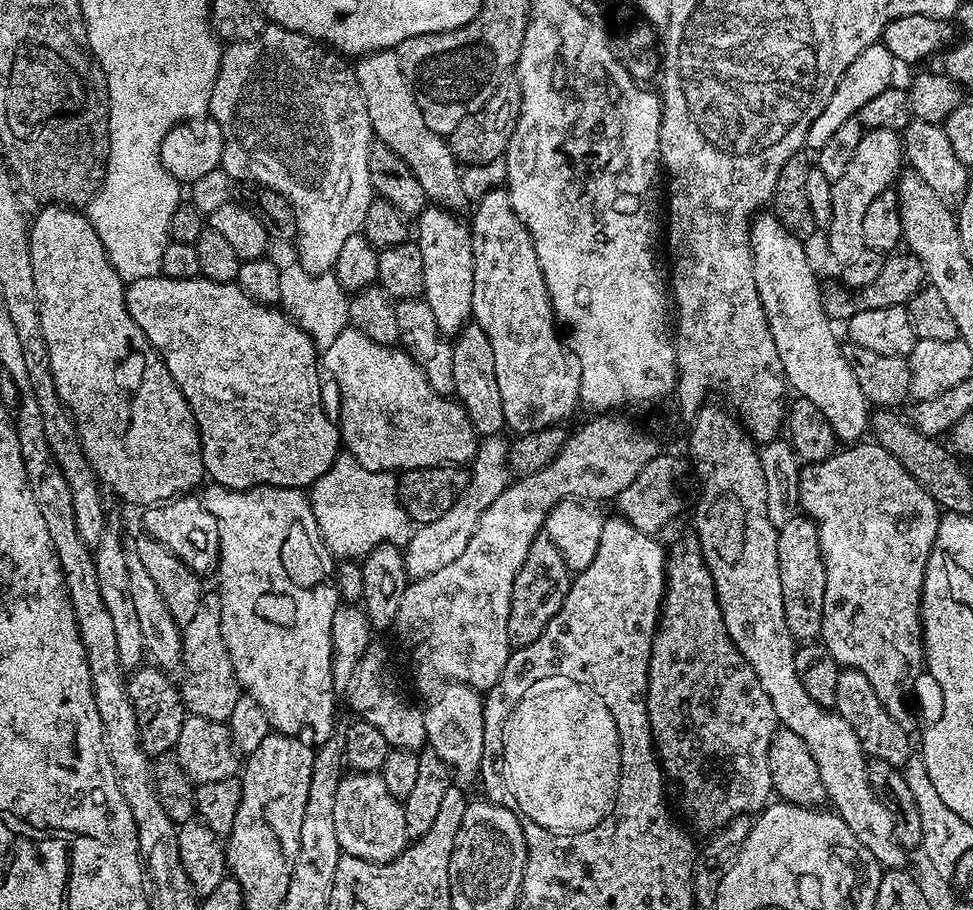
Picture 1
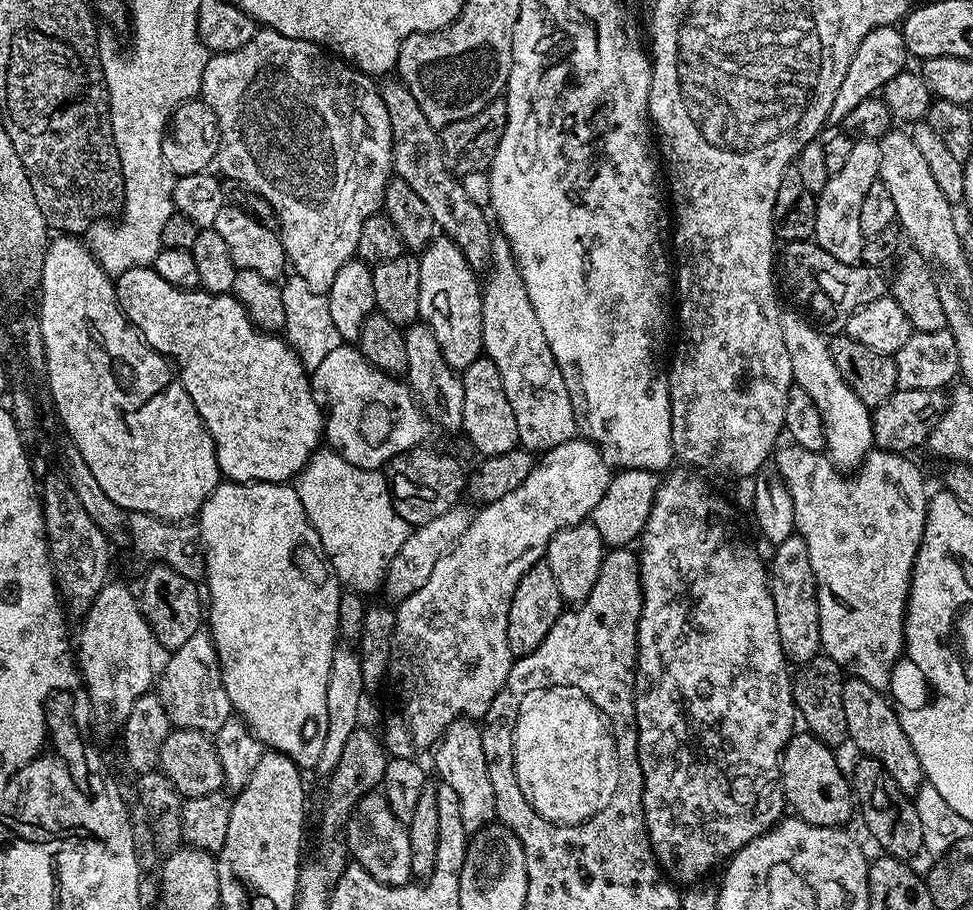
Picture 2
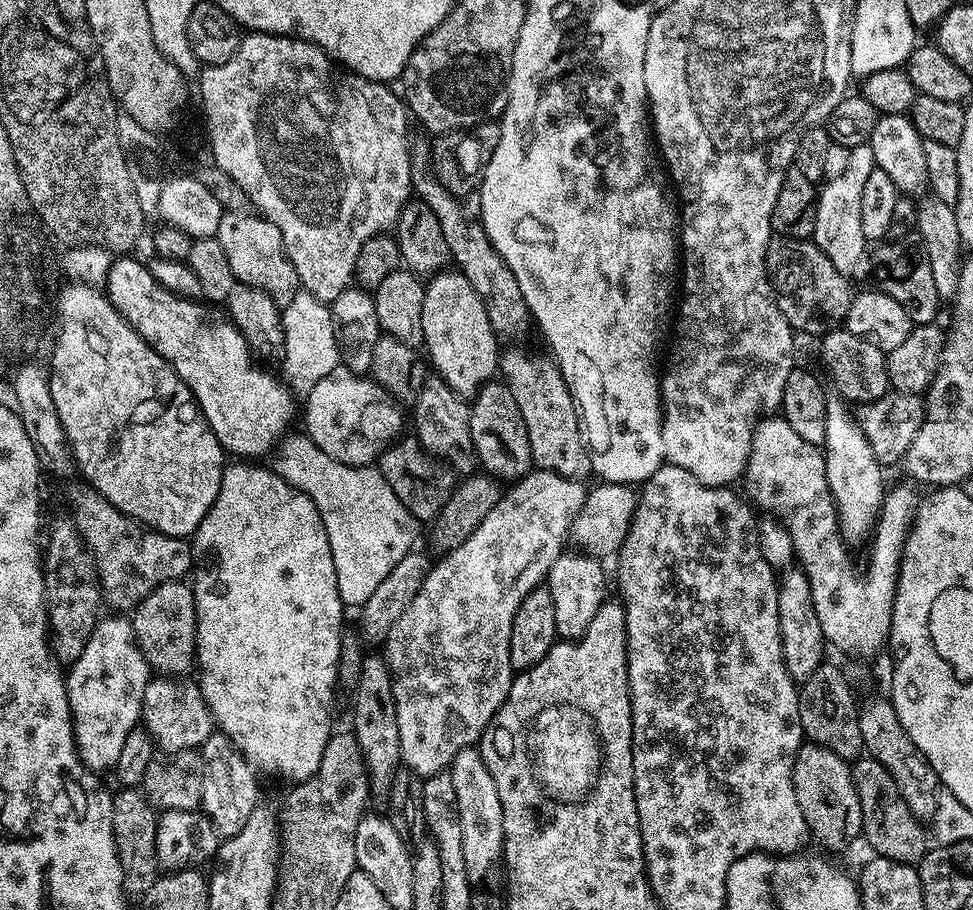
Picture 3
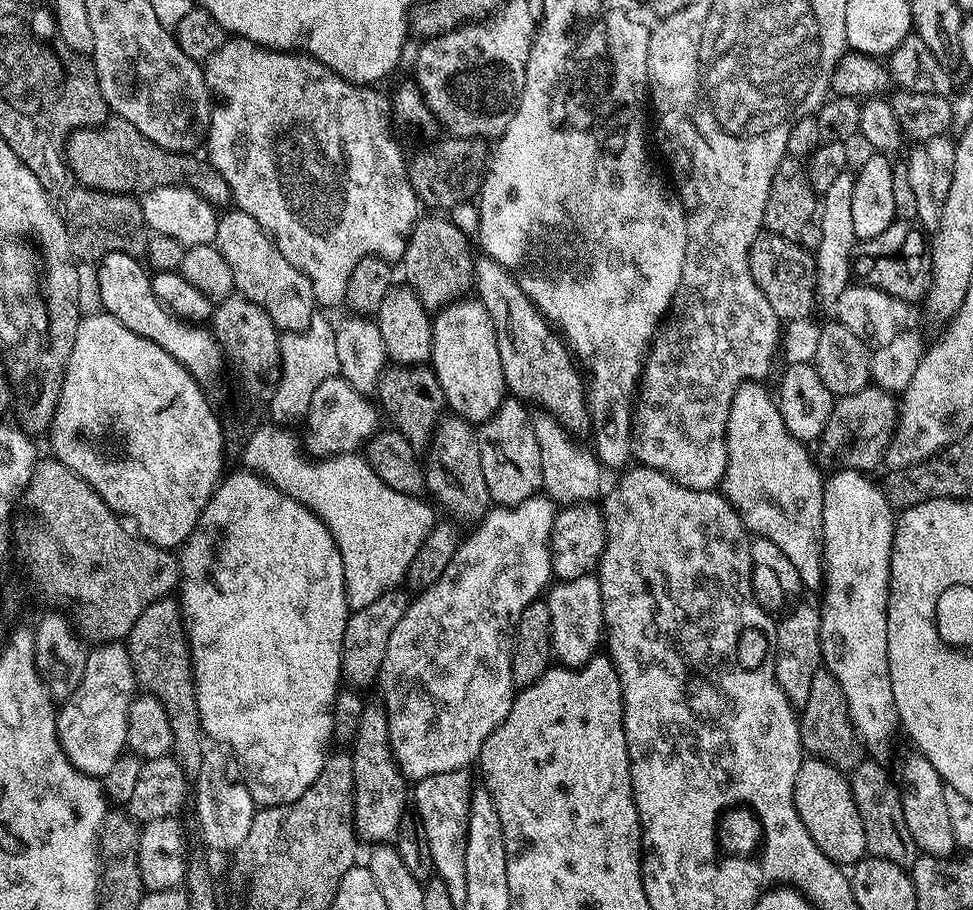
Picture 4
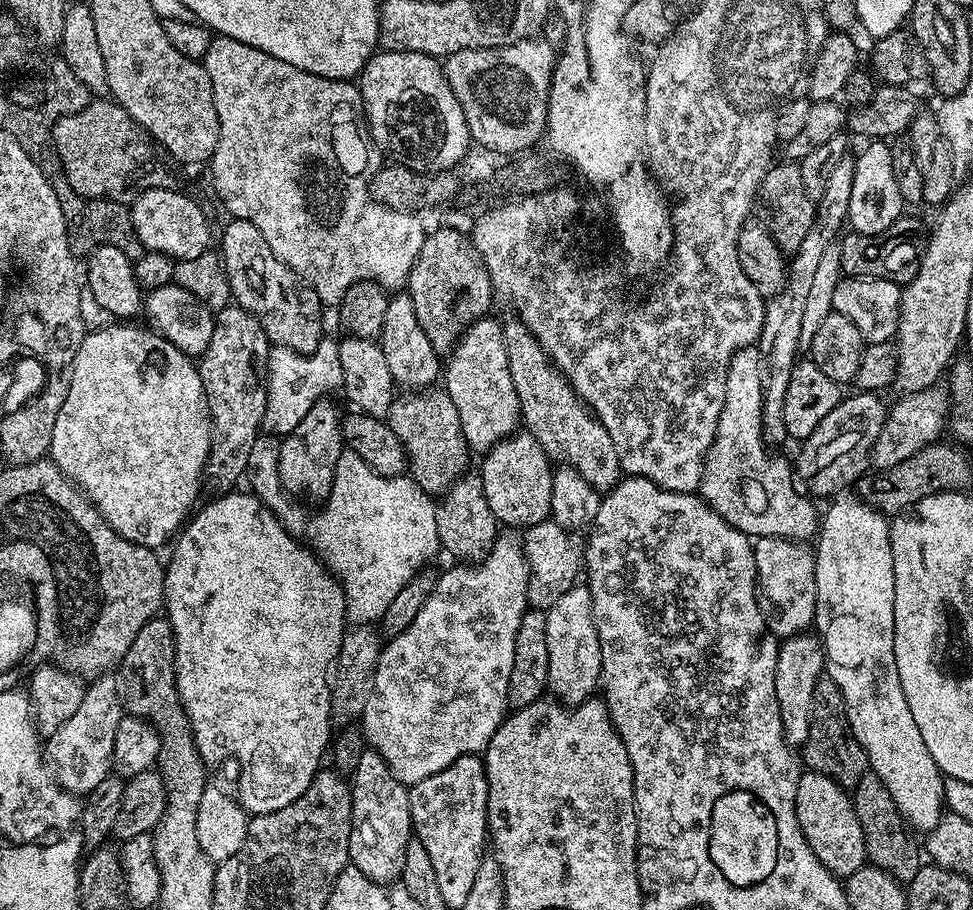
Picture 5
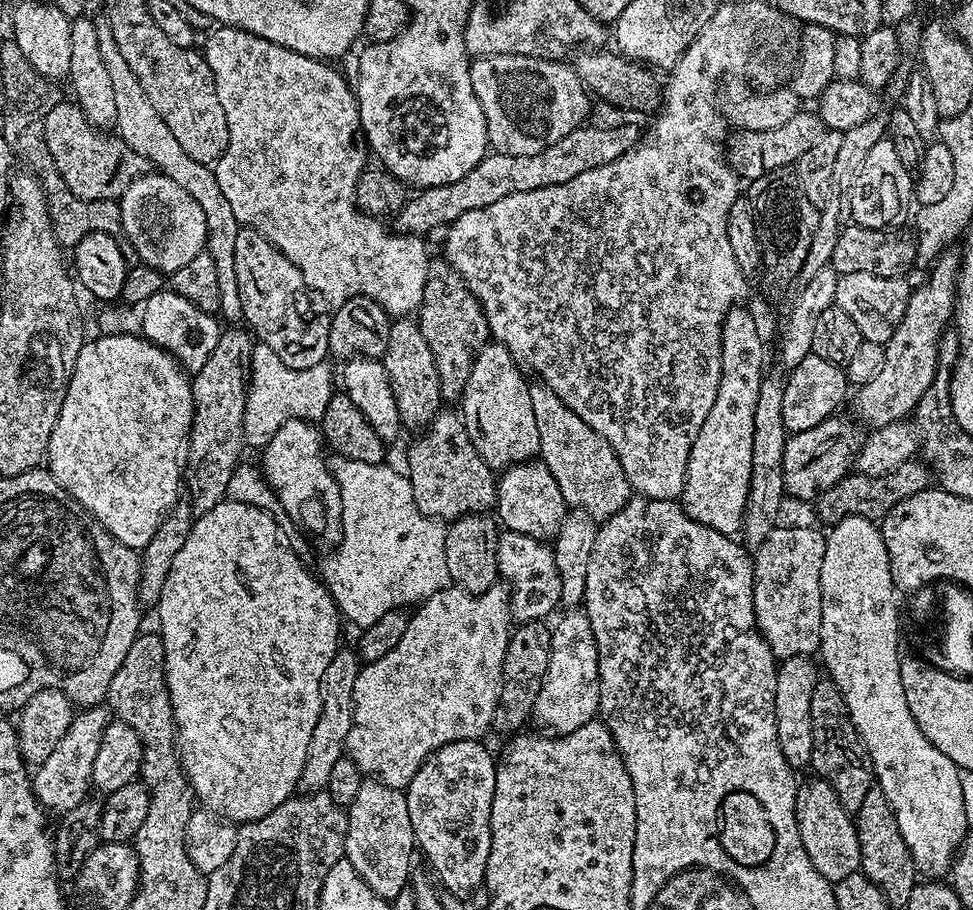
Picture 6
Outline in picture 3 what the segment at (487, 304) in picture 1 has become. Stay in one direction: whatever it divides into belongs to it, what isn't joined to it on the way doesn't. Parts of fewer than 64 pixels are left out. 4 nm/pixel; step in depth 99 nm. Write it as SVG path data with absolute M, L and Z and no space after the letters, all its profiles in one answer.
M505 351L500 357L498 372L503 383L508 385L510 394L514 394L518 410L522 410L522 422L526 422L526 434L530 434L533 465L545 472L557 472L560 476L580 480L592 472L592 458L588 445L584 443L584 435L580 432L576 403L568 393L560 369L545 356Z

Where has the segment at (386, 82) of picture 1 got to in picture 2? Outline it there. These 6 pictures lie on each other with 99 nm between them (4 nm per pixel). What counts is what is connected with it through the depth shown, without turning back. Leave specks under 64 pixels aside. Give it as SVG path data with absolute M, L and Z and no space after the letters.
M392 78L388 85L383 85L380 96L386 102L386 110L390 114L393 173L404 180L408 188L414 190L418 198L422 198L422 202L426 202L430 214L434 214L437 229L460 247L466 262L470 262L472 268L483 269L492 259L494 228L485 209L470 202L459 179L446 166L439 131L426 122L426 114L422 114L422 110L418 110L418 102L414 102L414 94L410 94L410 90L399 79Z

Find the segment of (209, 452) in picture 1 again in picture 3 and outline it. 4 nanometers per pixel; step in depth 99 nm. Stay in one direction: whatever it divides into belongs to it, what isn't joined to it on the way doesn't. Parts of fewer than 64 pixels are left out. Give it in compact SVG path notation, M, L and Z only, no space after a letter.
M132 258L112 261L106 281L108 301L116 307L122 319L176 371L178 378L182 378L225 453L232 455L233 452L236 458L252 458L248 456L260 456L268 447L269 451L289 431L288 423L298 412L297 401L289 392L288 385L279 375L271 376L266 369L259 368L264 366L257 363L240 331L219 307L209 307L200 300L187 300L170 294L170 290L154 282L154 274L150 274L147 263L139 264L128 259Z

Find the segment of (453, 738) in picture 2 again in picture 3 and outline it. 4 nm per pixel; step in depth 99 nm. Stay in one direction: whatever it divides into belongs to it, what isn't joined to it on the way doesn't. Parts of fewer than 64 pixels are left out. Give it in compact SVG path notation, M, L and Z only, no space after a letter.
M473 746L458 750L450 765L454 794L458 797L458 822L462 822L462 855L466 861L466 874L469 880L479 882L492 872L496 863L501 863L504 855L504 827L502 826L502 798L498 798L498 786L494 786L494 778L490 770L486 770L486 762L482 762L479 747Z

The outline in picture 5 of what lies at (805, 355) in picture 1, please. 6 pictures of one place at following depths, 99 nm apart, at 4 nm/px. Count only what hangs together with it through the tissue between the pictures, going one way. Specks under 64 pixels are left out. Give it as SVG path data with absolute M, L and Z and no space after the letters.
M852 494L841 495L829 504L832 505L825 512L823 509L818 524L818 539L814 544L814 628L824 647L826 675L834 678L834 682L838 682L838 690L842 690L844 709L848 712L852 733L866 750L869 769L882 778L886 790L890 790L890 798L894 798L894 806L898 806L907 824L916 830L927 830L940 821L945 811L946 777L934 758L930 758L926 742L922 742L922 733L914 722L914 714L910 714L910 706L906 706L906 694L902 694L898 662L894 662L894 558L890 550L890 524L885 513L877 512Z

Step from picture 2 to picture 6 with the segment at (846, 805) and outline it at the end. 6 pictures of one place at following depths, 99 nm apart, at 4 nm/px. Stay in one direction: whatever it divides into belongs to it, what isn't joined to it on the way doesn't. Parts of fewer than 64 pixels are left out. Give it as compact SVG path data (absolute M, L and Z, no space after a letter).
M811 778L796 789L796 821L802 846L814 862L814 870L830 882L860 871L860 843L853 817L842 806L838 794L825 780Z

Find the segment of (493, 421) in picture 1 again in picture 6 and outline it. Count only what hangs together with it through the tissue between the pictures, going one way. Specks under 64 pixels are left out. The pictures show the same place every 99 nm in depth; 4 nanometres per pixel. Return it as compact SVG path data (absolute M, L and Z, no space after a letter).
M533 458L522 464L514 464L499 473L494 512L507 531L526 534L535 540L551 541L562 526L565 511L562 490L558 490L554 474L550 474L550 470L539 459Z

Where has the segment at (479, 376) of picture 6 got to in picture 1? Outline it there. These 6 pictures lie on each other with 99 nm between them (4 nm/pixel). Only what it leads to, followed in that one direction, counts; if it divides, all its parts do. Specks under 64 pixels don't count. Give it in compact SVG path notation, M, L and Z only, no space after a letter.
M428 206L414 224L414 236L422 250L424 267L422 299L430 306L434 322L438 322L438 330L449 338L455 337L469 323L474 290L472 234L469 225L465 221L463 224L456 216L459 215L453 214L447 208Z

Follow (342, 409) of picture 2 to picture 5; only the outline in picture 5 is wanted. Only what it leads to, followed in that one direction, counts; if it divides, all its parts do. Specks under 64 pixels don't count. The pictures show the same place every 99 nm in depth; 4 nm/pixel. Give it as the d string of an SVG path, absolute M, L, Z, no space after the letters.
M325 398L314 402L297 428L279 441L278 470L285 490L290 494L305 492L315 502L323 502L327 498L332 489L338 458L346 451L344 435L340 429L342 412L330 401L331 399Z

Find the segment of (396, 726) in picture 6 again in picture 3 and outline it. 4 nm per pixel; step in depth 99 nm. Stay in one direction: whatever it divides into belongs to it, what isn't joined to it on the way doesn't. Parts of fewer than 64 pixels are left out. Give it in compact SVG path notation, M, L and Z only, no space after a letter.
M533 470L523 480L515 481L509 487L512 489L509 492L507 489L501 495L498 506L494 506L494 510L490 510L490 514L486 514L486 518L482 518L482 526L478 526L478 530L474 530L474 534L470 534L470 538L466 538L466 542L462 542L462 546L458 546L453 552L443 553L437 559L440 561L437 564L435 561L429 567L428 577L422 582L422 590L418 590L418 594L414 594L414 602L410 602L410 606L406 606L406 610L402 610L402 618L398 618L394 622L394 626L390 626L390 634L382 641L382 648L384 648L382 655L384 661L388 663L388 669L392 675L394 714L398 718L398 742L403 767L416 772L423 778L445 771L458 754L458 750L473 747L479 741L487 730L488 723L499 712L502 702L506 702L514 675L510 662L510 630L514 626L514 614L518 614L518 606L522 606L522 598L526 598L526 594L530 594L547 581L550 566L554 566L562 549L569 543L572 520L580 513L584 505L586 488L585 485L582 485L580 480L572 480L568 476L558 475L557 472L543 470Z

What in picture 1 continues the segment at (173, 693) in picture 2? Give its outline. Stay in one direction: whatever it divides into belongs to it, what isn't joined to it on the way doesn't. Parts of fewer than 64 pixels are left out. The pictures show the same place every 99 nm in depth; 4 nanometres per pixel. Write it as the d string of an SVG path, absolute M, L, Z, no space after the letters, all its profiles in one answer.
M205 595L201 599L194 618L183 625L184 642L184 684L179 685L180 698L191 715L226 722L234 711L234 702L242 694L240 684L230 662L230 654L226 650L226 642L222 638L222 618L220 617L219 595Z

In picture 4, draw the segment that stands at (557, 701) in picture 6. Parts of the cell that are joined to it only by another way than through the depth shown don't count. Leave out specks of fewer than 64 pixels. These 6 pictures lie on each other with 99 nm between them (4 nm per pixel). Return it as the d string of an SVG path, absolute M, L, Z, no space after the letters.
M595 575L561 580L547 589L546 599L550 606L553 657L565 668L580 668L597 655L596 647L601 647L605 631L600 581Z

